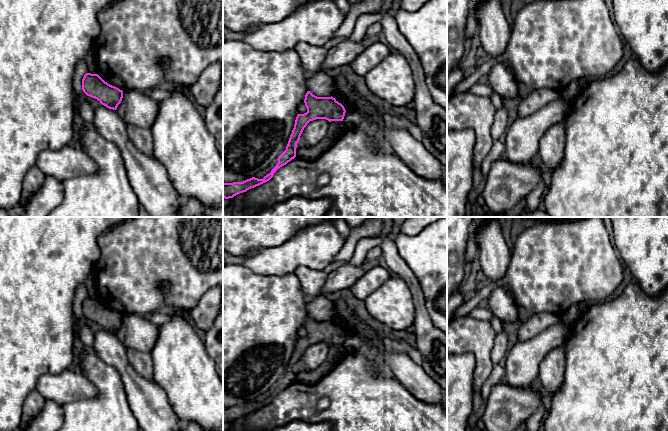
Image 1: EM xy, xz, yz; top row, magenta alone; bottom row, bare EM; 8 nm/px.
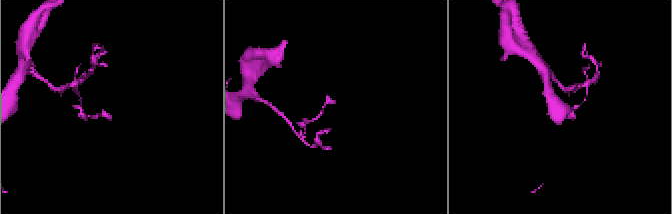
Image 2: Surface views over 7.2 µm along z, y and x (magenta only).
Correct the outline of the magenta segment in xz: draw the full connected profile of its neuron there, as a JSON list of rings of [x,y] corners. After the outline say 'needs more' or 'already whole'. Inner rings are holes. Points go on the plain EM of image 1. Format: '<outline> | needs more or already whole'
[[[307,315],[304,323],[307,336],[298,338],[295,344],[294,352],[290,359],[286,374],[278,381],[278,387],[271,394],[269,398],[263,403],[252,401],[243,406],[224,407],[223,406],[223,422],[229,423],[234,420],[246,416],[247,414],[259,410],[269,405],[274,397],[282,390],[286,389],[296,381],[297,367],[300,360],[310,345],[316,343],[326,343],[331,345],[343,345],[346,334],[344,330],[335,322],[331,321],[317,321],[310,315]]] | already whole

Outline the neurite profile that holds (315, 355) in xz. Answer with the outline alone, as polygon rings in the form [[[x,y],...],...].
[[[316,343],[310,345],[304,352],[298,370],[311,371],[319,367],[327,358],[329,345],[326,343]]]

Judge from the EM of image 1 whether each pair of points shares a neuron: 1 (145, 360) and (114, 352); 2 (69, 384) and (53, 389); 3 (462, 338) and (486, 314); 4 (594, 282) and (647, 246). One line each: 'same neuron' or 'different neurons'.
1: different neurons
2: same neuron
3: different neurons
4: different neurons

